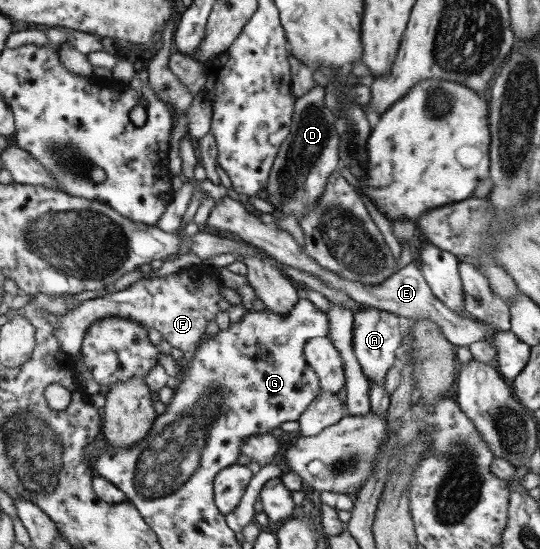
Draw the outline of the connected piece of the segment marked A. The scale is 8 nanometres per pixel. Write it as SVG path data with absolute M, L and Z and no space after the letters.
M362 306L354 318L354 351L360 359L365 376L370 382L384 384L387 373L397 362L397 350L402 348L404 341L399 326L399 314L393 314L389 310L381 310L380 307Z

